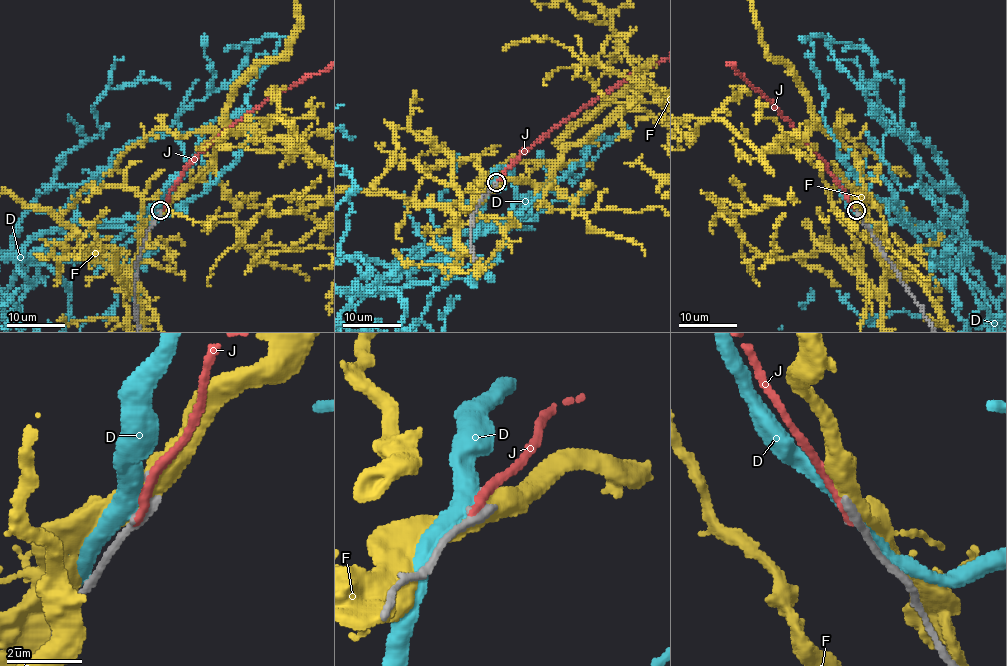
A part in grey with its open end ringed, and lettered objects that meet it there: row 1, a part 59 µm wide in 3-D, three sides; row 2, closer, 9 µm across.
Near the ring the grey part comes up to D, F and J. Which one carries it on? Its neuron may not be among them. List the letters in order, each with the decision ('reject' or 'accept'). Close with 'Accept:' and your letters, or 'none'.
D: reject
F: reject
J: reject
Accept: none

